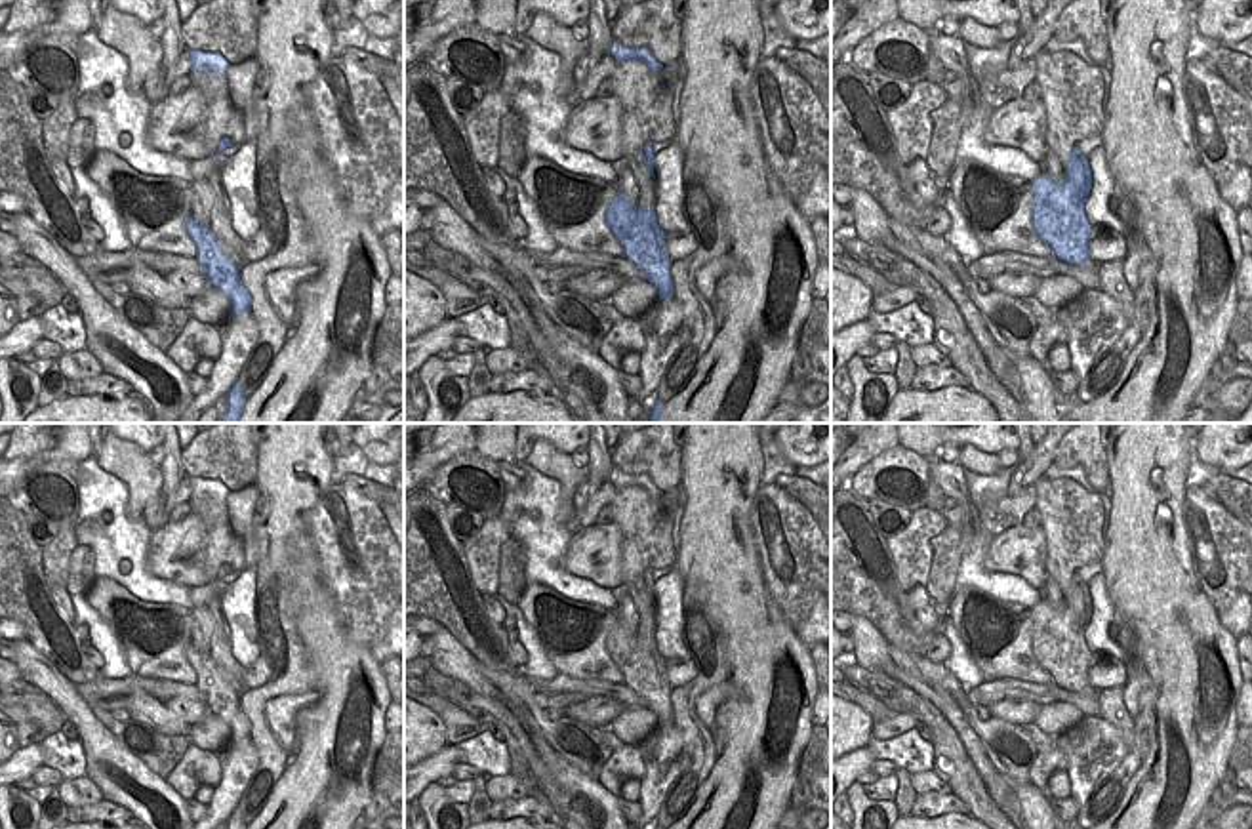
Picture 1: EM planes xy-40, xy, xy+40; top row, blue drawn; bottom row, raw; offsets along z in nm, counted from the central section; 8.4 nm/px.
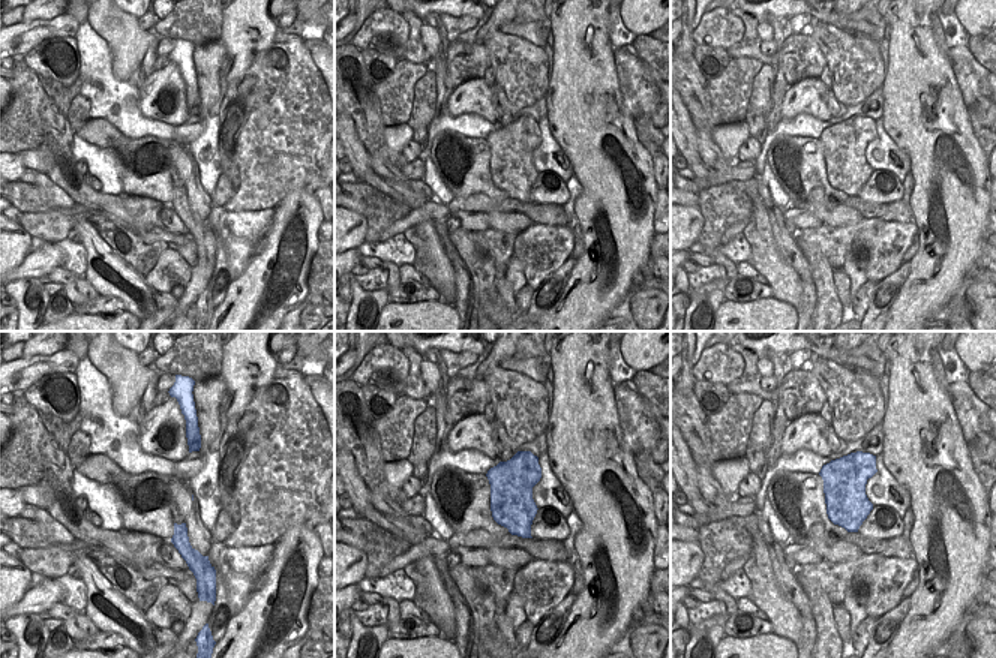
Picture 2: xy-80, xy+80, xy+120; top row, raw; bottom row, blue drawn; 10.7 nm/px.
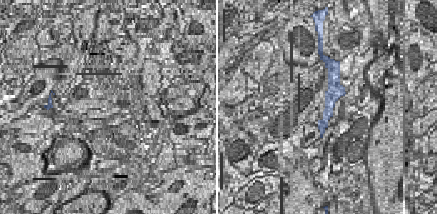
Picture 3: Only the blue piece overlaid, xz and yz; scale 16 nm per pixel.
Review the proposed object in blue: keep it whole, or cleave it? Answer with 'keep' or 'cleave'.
keep

